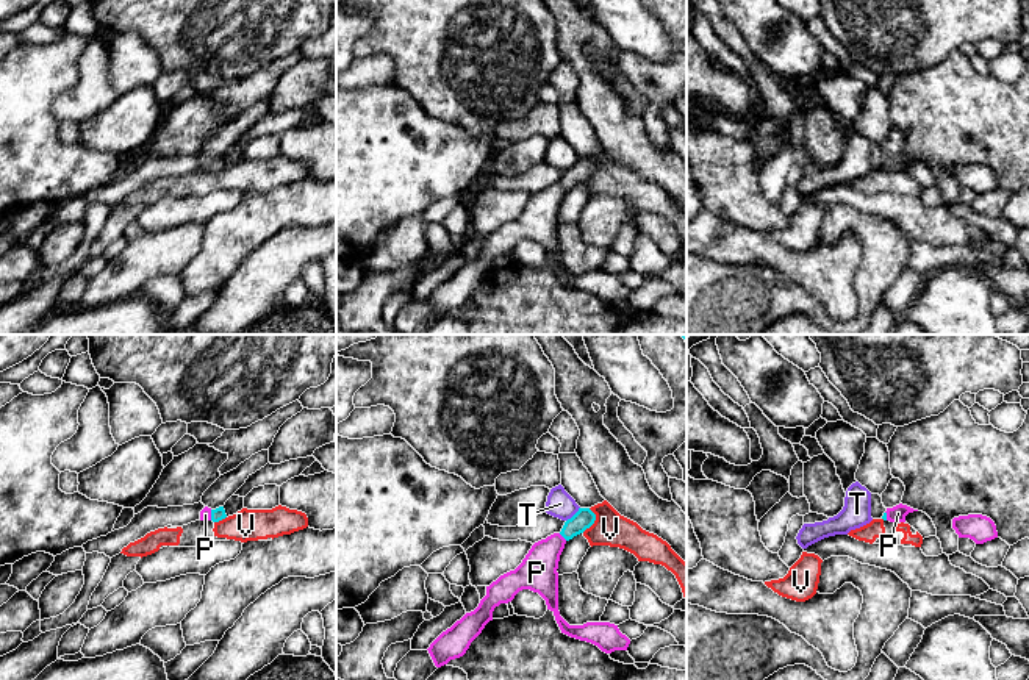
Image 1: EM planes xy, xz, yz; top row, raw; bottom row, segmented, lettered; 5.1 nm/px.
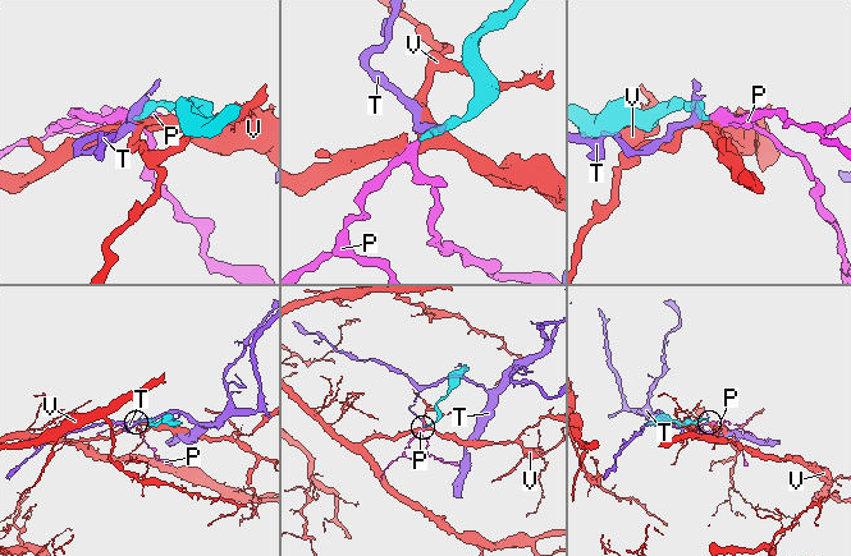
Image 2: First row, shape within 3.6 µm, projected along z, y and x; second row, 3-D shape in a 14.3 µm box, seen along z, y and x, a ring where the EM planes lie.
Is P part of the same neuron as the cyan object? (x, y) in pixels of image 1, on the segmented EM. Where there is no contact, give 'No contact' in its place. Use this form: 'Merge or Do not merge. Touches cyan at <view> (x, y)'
Merge. Touches cyan at xz (563, 536)

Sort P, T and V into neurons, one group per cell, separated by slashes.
P / T / V

